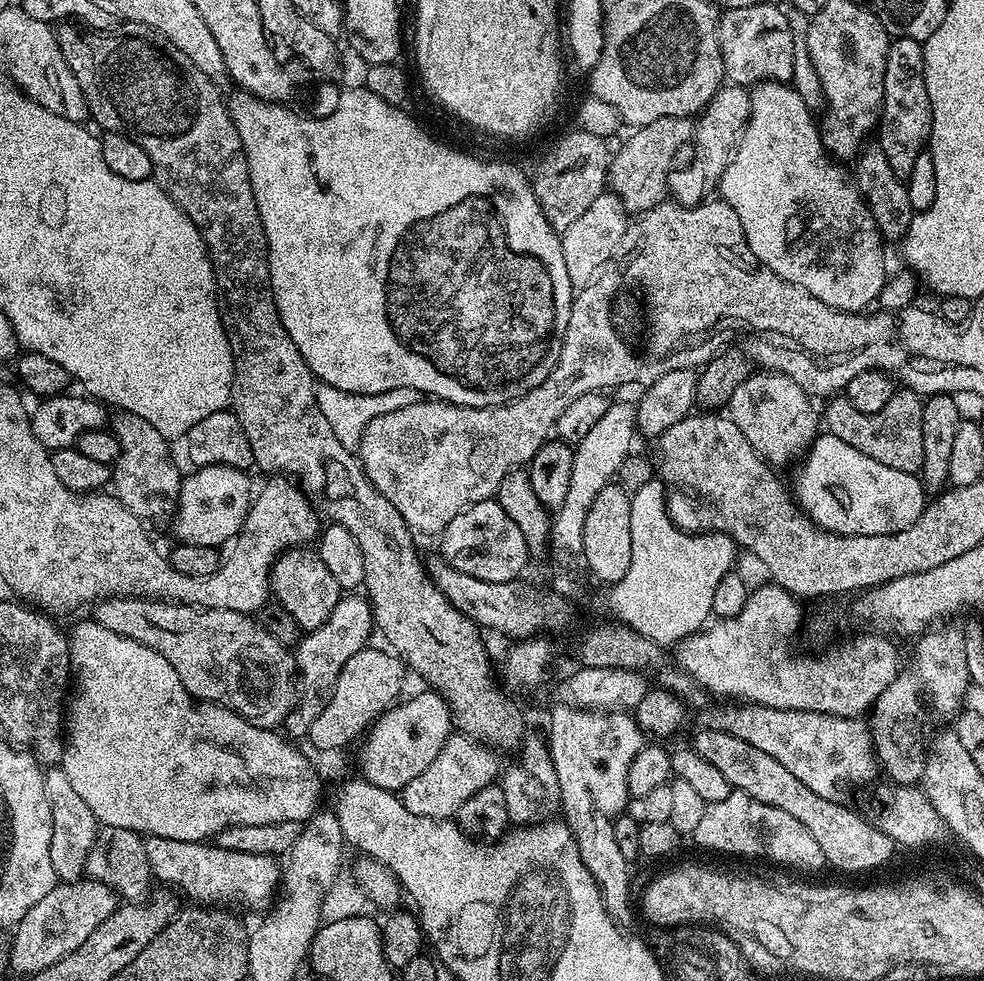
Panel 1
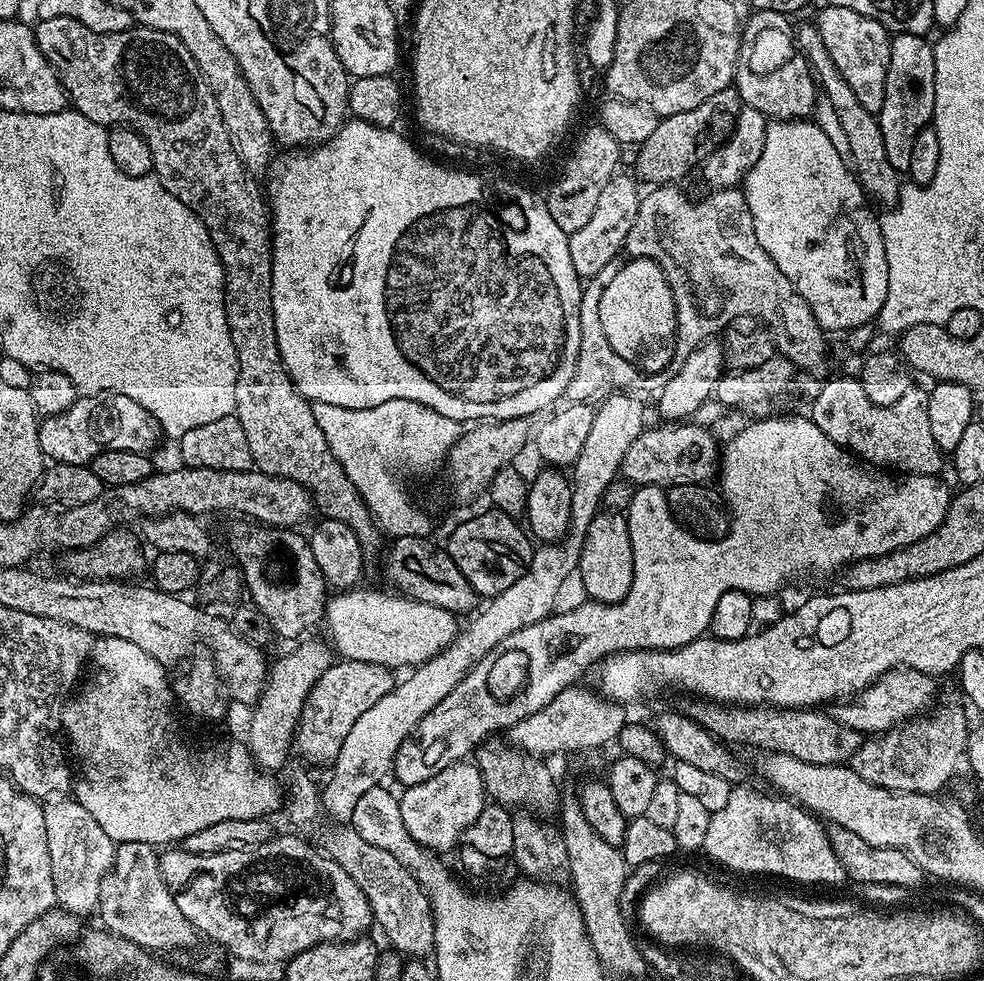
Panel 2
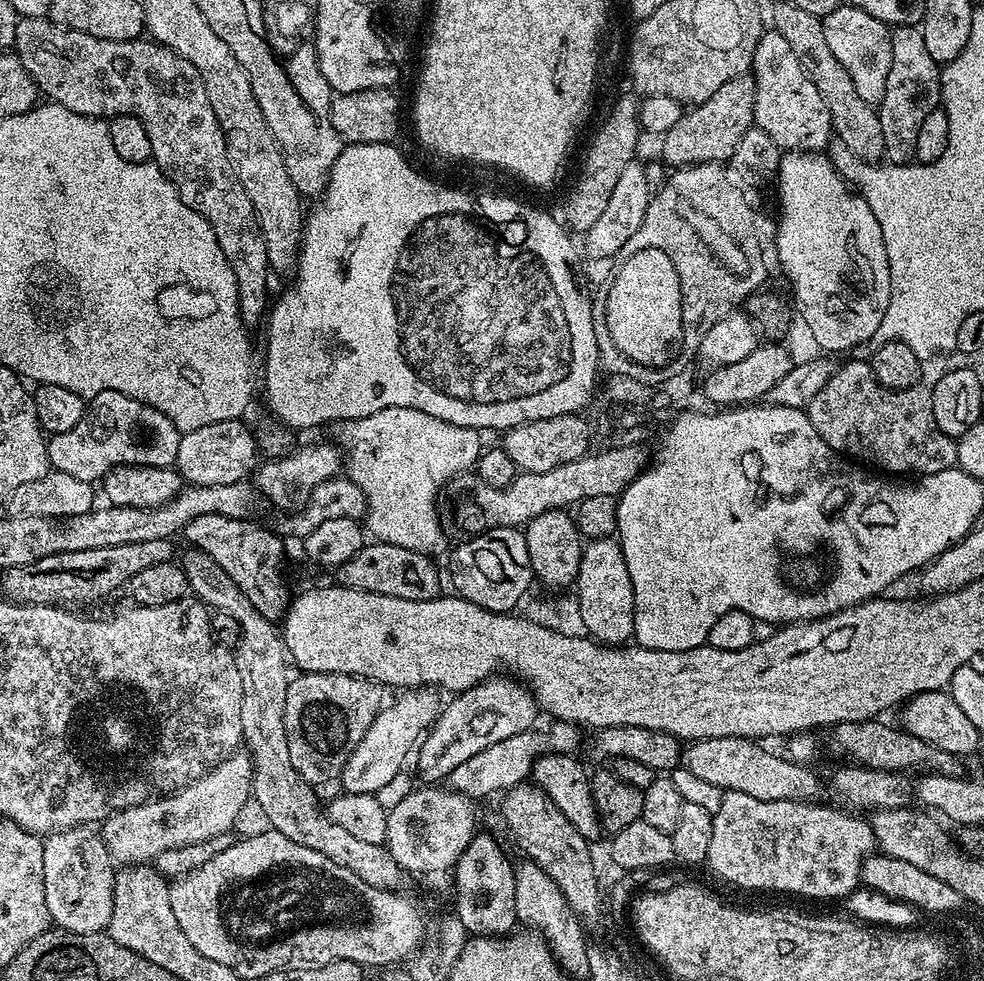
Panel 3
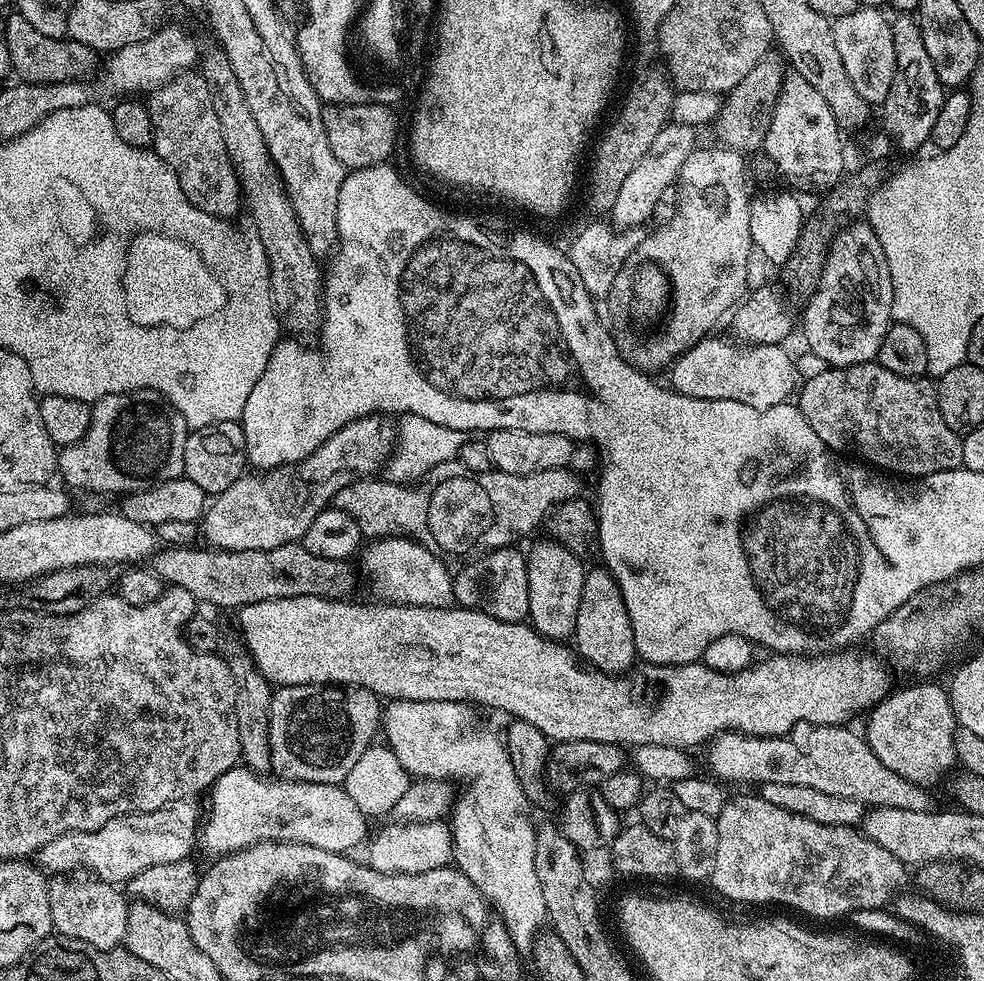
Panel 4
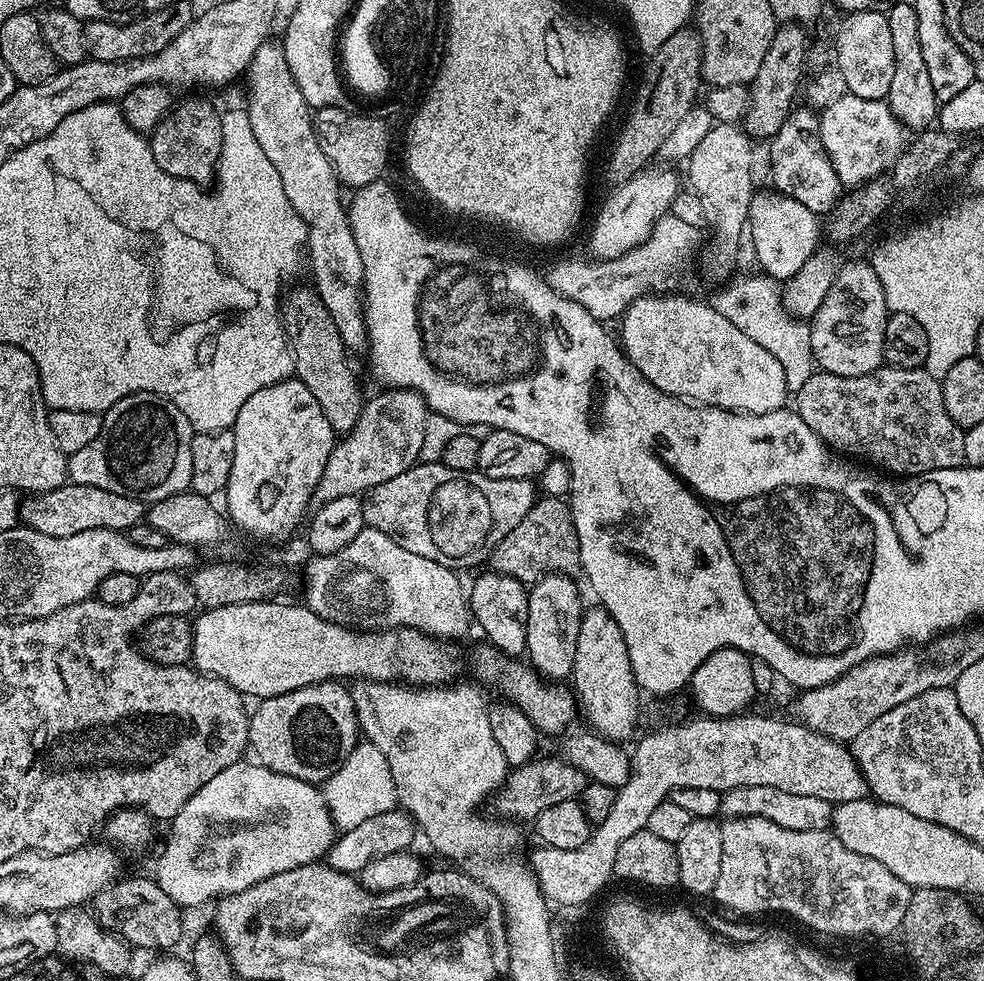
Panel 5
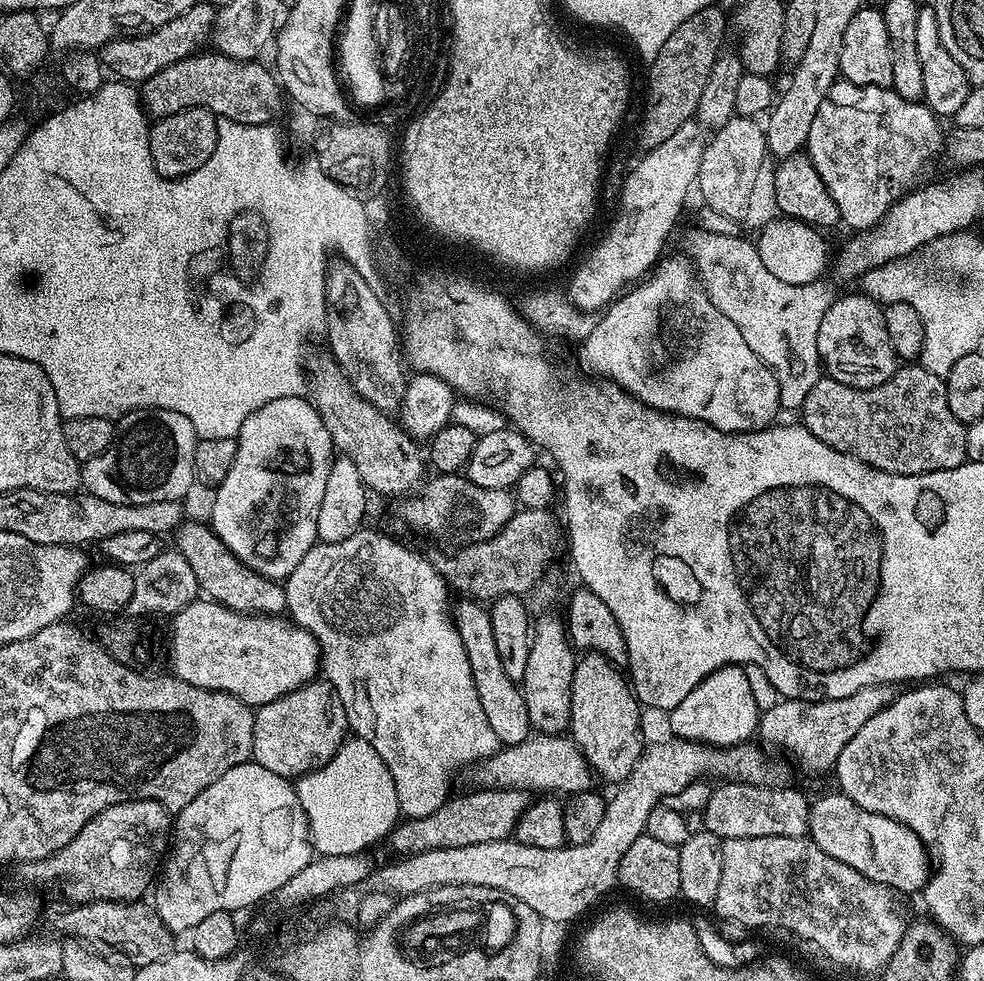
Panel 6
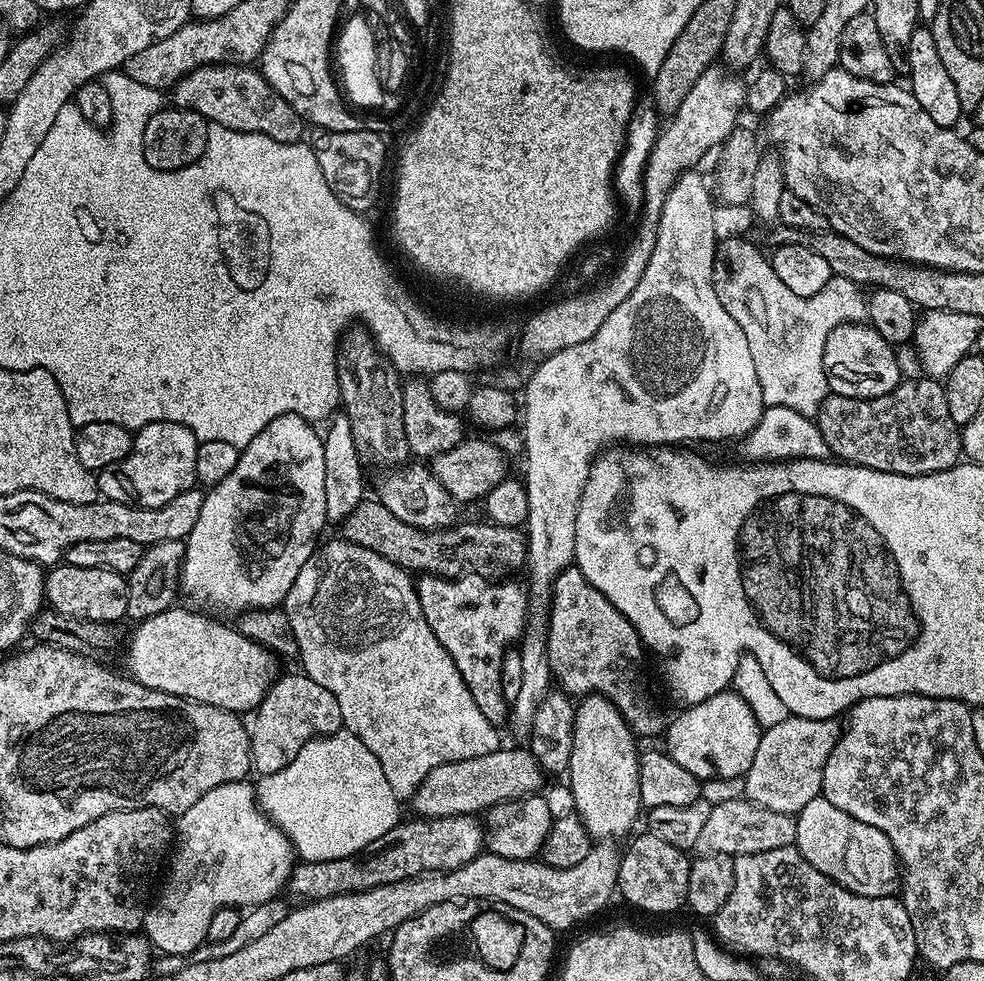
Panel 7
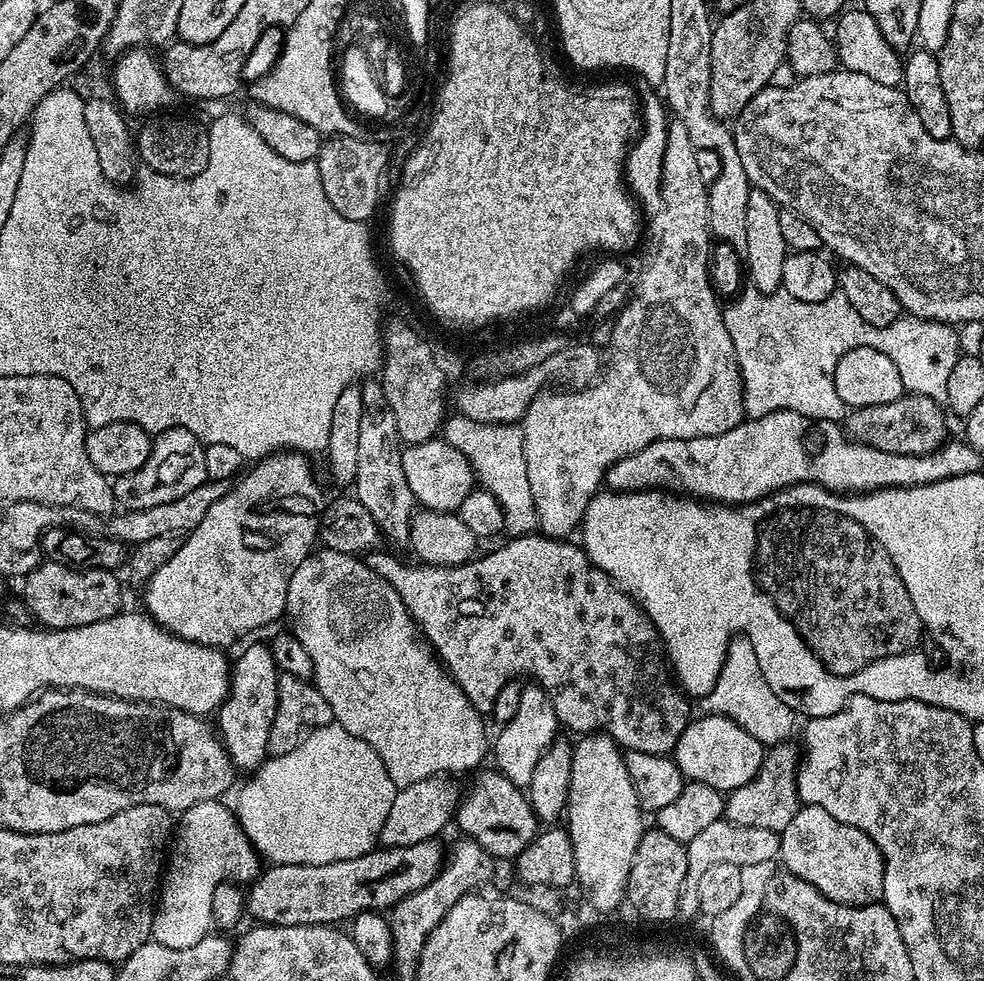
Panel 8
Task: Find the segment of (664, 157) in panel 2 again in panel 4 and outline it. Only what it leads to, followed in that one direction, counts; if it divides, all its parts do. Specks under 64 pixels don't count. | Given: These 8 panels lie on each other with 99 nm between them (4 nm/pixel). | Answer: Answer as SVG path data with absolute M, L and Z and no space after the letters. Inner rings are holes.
M769 51L763 60L738 82L723 97L720 112L716 115L714 129L721 145L732 148L741 154L755 153L763 149L766 130L770 130L770 118L776 109L776 103L782 90L782 82L786 75L786 61L779 51Z

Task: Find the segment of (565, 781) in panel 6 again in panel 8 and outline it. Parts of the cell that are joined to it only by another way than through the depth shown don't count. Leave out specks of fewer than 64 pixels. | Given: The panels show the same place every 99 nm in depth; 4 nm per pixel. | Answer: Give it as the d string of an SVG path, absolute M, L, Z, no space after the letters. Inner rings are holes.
M431 776L397 791L390 813L379 836L383 847L401 848L439 837L440 832L455 819L456 811L462 799L461 789L449 777Z

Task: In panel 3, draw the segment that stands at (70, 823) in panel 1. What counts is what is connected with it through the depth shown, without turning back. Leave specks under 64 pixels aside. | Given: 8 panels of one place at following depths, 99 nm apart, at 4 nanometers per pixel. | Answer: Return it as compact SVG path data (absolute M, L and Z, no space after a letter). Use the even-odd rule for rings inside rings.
M91 825L47 835L43 846L43 885L53 925L72 933L105 931L113 914L115 873L112 855Z

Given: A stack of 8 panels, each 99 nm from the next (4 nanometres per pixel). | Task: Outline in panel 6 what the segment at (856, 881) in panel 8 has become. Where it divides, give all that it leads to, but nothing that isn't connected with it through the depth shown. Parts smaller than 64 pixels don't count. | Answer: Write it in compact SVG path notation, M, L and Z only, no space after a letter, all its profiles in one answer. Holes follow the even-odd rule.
M832 790L829 796L813 799L810 807L810 839L826 850L830 858L846 862L846 866L858 870L858 874L868 880L890 886L901 894L919 893L928 883L930 857L914 830L902 826L894 818L862 810L862 806L850 802L850 798L846 798L839 790Z

